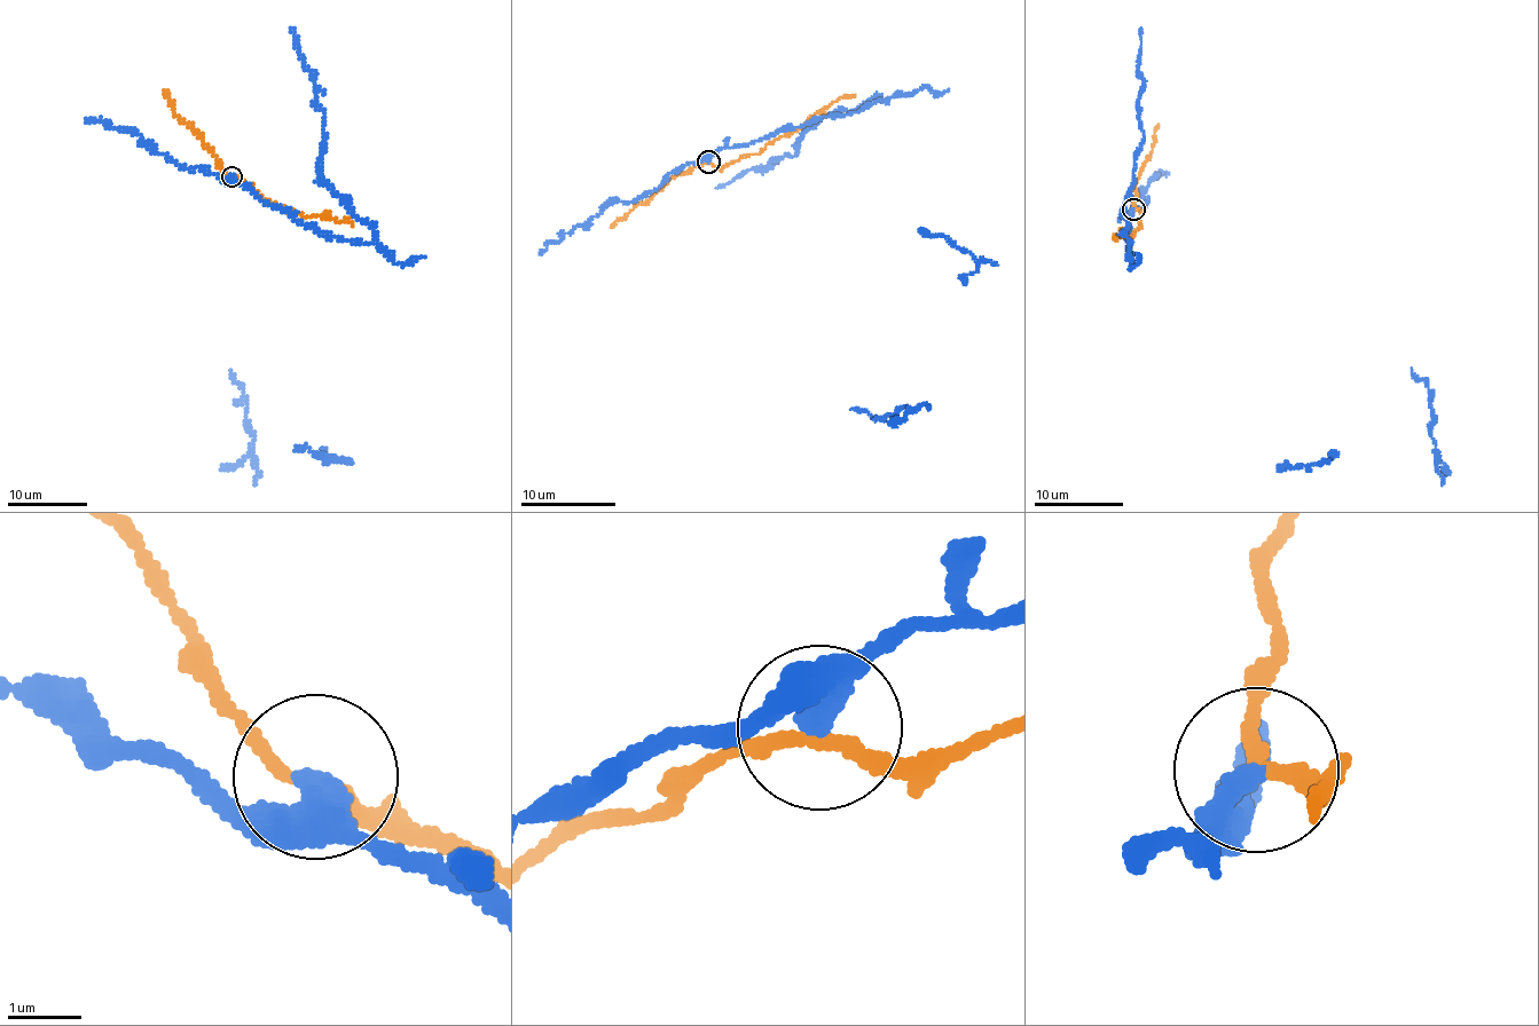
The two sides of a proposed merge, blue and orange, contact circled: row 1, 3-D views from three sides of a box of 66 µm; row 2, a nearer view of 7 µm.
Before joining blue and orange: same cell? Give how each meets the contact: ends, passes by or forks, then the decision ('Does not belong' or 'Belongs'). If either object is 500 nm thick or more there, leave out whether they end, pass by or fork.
At the ring blue passes by. At the ring orange passes by. Does not belong

